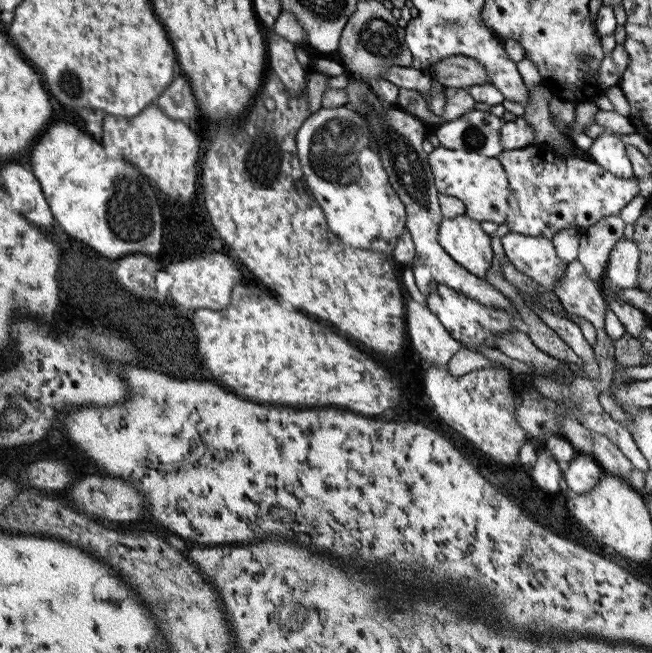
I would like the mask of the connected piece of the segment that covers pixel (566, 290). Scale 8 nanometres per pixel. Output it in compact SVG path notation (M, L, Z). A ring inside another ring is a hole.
M578 259L568 264L565 275L555 284L554 290L566 312L583 317L595 326L598 340L610 339L605 331L604 315L609 307L602 285L590 278Z

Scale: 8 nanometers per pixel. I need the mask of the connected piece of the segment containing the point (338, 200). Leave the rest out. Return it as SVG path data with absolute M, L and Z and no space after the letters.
M349 106L320 108L312 113L297 130L296 146L303 168L304 184L318 201L330 230L352 248L378 251L387 258L392 255L398 237L406 231L406 207L389 183L381 163L374 134L367 120Z

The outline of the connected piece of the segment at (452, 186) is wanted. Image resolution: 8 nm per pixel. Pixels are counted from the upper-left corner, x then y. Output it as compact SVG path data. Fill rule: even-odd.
M440 146L427 159L436 188L442 194L462 200L466 215L480 222L490 220L498 225L505 222L509 209L509 180L502 163L496 157Z

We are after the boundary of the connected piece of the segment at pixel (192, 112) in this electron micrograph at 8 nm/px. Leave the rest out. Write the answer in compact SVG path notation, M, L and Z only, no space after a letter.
M184 76L174 78L170 86L160 94L158 106L170 117L176 120L190 120L198 114L196 99L192 96L189 80Z

